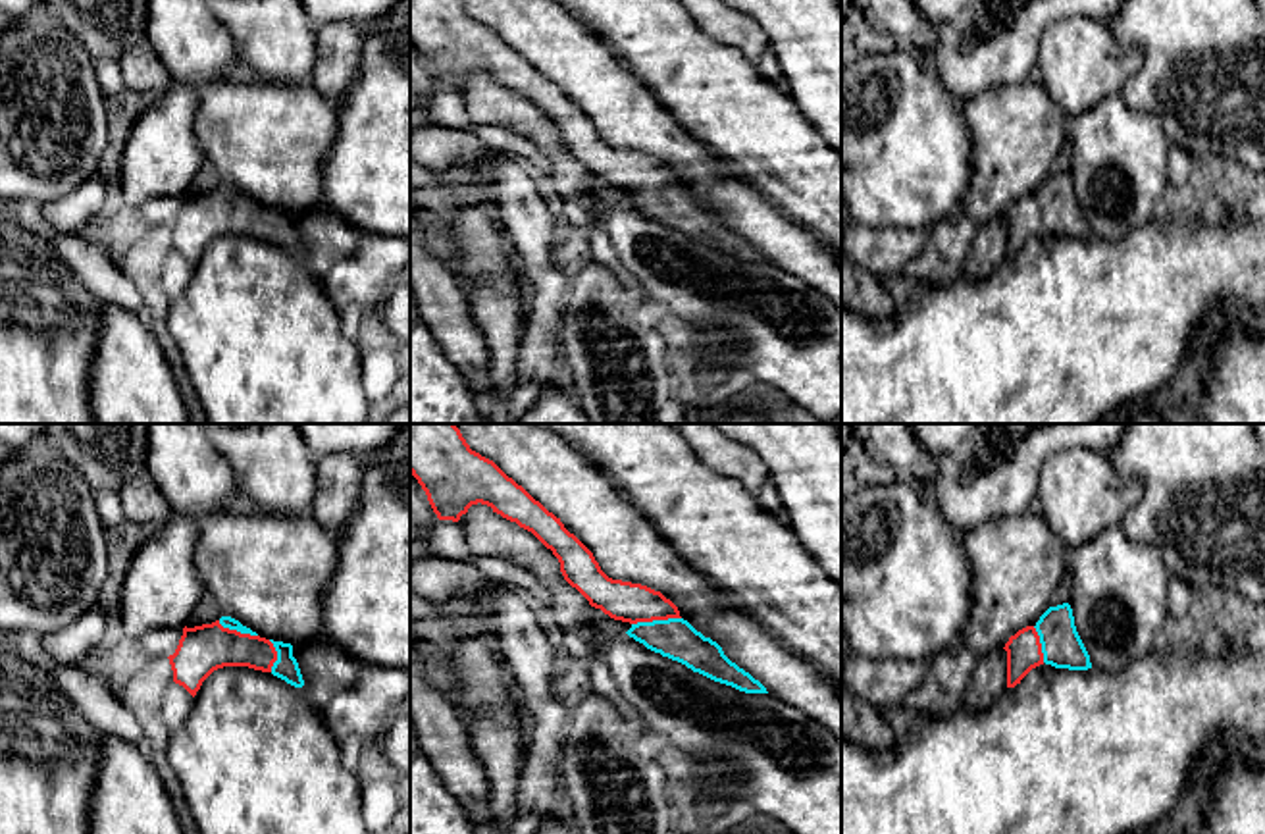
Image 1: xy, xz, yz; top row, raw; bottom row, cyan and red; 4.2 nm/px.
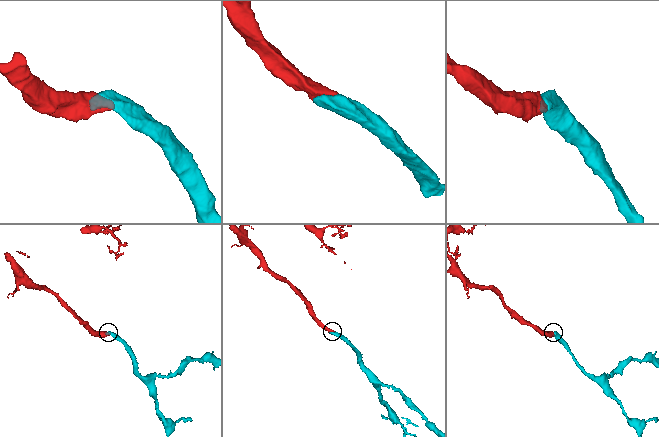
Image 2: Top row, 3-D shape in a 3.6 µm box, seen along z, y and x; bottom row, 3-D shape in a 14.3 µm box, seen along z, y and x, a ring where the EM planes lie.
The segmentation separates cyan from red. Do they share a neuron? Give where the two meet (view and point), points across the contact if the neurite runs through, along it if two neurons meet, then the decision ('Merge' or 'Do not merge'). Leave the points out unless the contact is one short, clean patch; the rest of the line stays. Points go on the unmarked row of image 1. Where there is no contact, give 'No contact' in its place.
Touches cyan at xz (655, 189). Path across: xz (674, 207), (655, 189), (640, 174), (626, 170). Merge

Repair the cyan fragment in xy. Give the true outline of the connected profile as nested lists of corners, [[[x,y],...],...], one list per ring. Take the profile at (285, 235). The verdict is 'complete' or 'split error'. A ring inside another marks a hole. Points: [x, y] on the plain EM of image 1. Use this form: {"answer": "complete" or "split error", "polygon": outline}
{"answer": "split error", "polygon": [[[231,185],[194,196],[185,195],[175,222],[168,227],[173,250],[193,266],[202,250],[223,235],[248,235],[271,241],[295,256],[304,254],[291,212],[260,206]]]}

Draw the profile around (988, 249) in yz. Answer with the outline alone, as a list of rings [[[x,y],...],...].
[[[997,218],[978,225],[965,258],[965,277],[988,279],[1007,258],[1007,220]]]

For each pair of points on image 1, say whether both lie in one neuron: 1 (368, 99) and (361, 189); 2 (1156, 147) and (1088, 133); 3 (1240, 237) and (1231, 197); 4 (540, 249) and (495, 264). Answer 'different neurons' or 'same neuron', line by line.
1: same neuron
2: same neuron
3: different neurons
4: different neurons

